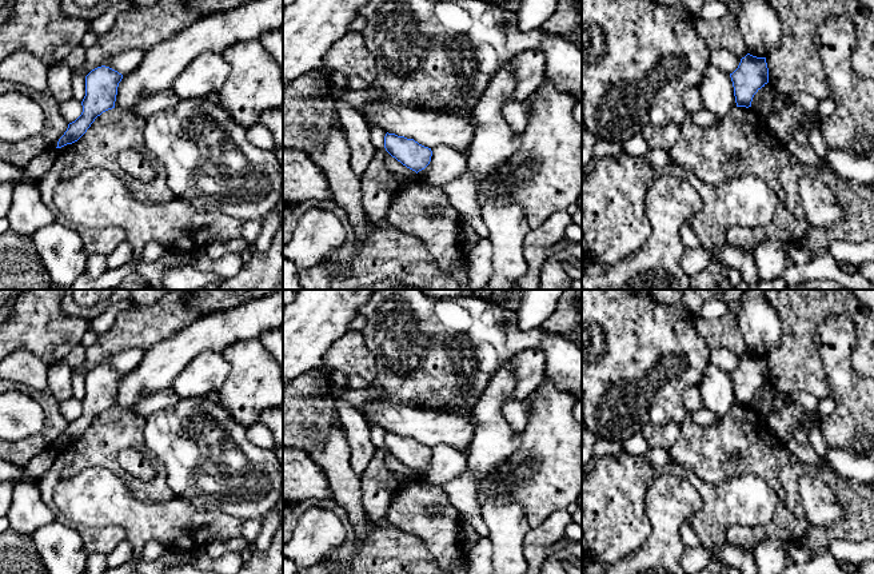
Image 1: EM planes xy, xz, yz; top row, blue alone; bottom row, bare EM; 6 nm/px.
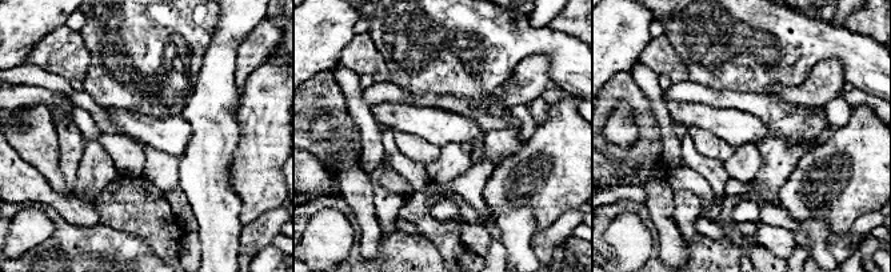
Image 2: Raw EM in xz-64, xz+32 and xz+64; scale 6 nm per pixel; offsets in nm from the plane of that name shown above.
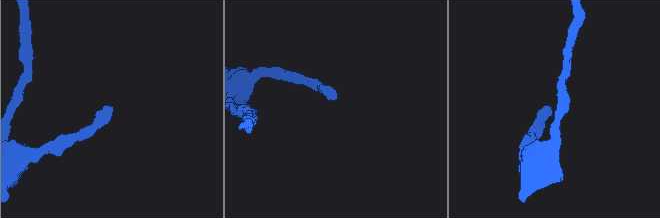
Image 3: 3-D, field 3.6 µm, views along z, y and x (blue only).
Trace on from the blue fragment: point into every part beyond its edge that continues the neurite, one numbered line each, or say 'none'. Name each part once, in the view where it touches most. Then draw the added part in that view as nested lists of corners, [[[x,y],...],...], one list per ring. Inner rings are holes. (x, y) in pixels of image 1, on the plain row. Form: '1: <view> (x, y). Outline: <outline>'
none

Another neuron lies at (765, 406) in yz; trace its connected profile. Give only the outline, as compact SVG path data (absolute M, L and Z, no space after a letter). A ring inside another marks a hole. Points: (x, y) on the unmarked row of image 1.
M767 382L765 383L765 394L763 396L755 402L751 407L765 419L775 410L774 398L777 395L777 390Z

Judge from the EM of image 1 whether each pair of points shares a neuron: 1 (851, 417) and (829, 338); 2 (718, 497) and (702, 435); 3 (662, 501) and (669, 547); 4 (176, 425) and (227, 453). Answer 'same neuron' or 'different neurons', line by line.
1: same neuron
2: different neurons
3: same neuron
4: same neuron

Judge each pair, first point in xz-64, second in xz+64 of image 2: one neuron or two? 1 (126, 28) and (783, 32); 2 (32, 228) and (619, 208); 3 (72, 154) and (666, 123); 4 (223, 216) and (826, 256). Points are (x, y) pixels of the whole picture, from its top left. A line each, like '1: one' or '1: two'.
1: one
2: two
3: one
4: one

